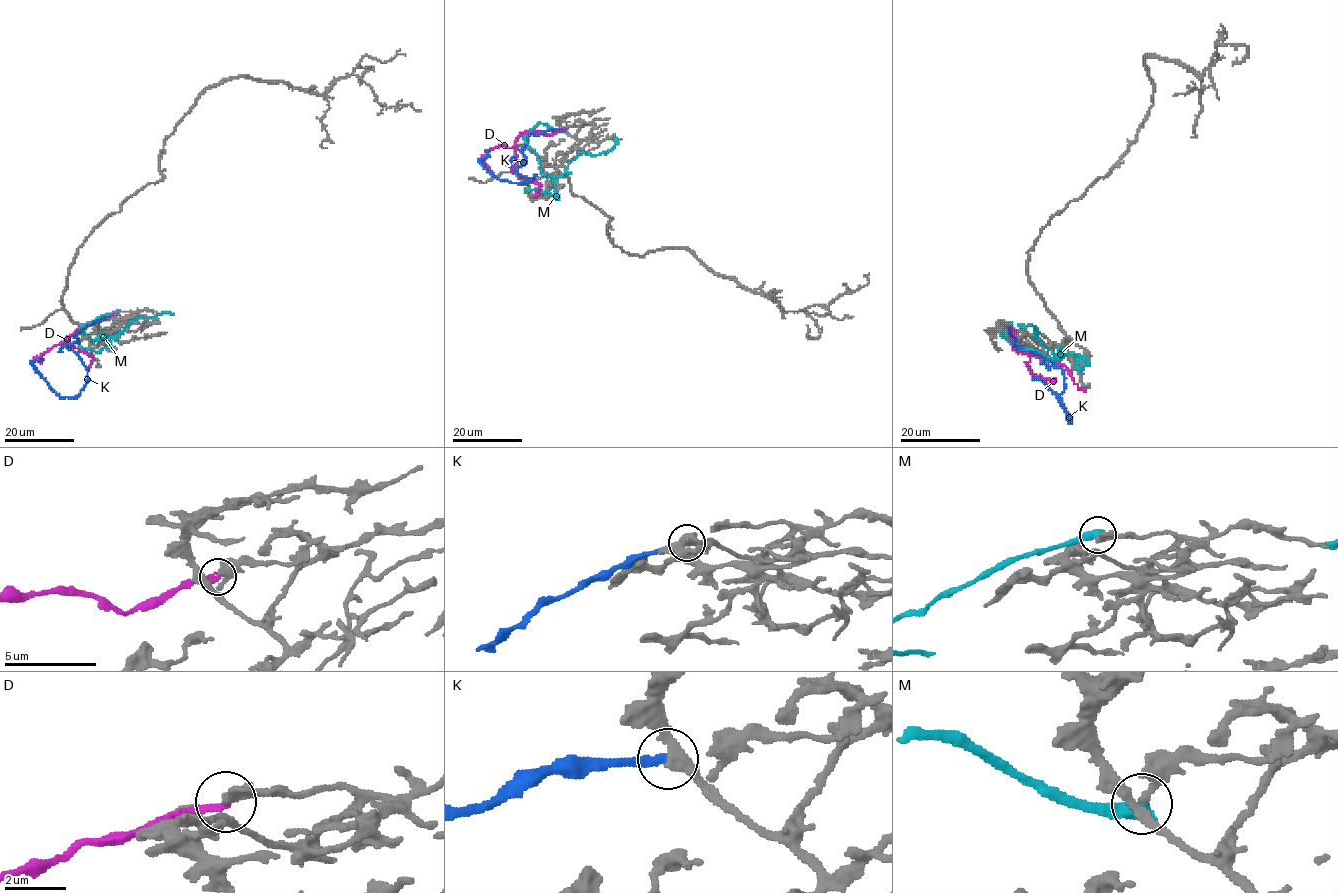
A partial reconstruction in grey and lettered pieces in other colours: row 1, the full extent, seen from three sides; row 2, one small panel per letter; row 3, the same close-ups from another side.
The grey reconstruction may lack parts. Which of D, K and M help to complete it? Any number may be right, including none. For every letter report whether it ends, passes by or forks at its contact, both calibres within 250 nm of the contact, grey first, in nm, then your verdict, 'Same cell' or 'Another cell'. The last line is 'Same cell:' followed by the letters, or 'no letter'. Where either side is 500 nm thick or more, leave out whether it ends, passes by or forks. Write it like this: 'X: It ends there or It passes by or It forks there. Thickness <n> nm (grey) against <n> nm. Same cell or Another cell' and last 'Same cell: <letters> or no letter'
D: It ends there. Thickness 420 nm (grey) against 280 nm. Another cell
K: It ends there. Thickness 260 nm (grey) against 240 nm. Another cell
M: It ends there. Thickness 150 nm (grey) against 480 nm. Another cell
Same cell: no letter

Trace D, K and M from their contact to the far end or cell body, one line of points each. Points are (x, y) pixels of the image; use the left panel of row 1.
D: (118, 313), (90, 321), (68, 336), (65, 344), (85, 351), (92, 359), (92, 364), (86, 367)
K: (112, 314), (74, 335), (69, 348), (87, 373), (74, 397), (51, 387), (37, 360)
M: (118, 311), (89, 321), (79, 334), (92, 340), (115, 339), (133, 320), (173, 314)

